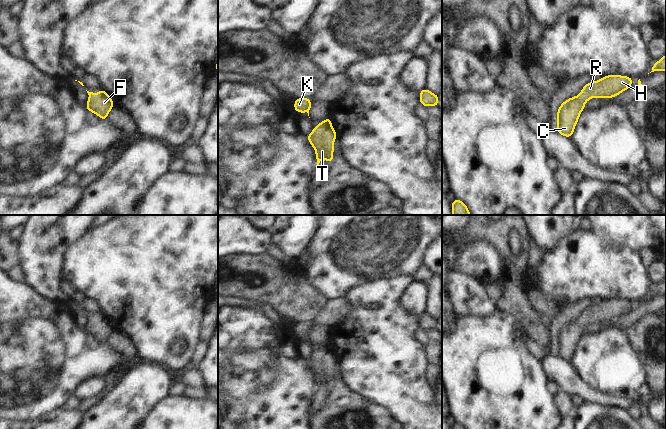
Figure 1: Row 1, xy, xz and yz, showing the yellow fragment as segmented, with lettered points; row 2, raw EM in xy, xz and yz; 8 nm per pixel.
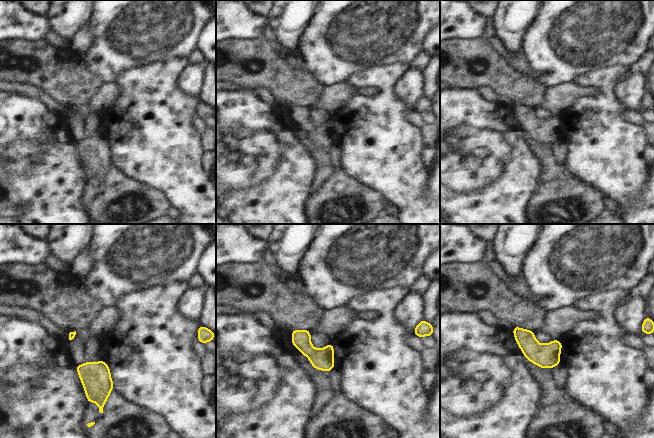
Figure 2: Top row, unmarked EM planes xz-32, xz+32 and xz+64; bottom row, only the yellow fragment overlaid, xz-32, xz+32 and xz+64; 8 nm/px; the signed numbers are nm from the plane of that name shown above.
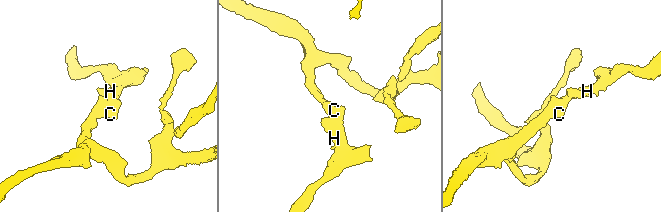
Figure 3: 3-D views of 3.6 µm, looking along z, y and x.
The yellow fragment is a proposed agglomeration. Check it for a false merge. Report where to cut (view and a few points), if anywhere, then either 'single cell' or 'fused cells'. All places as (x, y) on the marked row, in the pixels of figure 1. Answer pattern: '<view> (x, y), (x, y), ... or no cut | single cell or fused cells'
no cut | single cell

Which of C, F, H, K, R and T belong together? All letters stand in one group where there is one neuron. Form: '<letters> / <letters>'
C F H K R T

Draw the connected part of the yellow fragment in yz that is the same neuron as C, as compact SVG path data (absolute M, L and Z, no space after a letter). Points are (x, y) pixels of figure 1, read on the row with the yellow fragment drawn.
M609 75L599 81L587 83L578 96L566 100L558 108L557 132L571 138L587 100L593 97L616 97L627 90L632 82L632 78L627 76Z

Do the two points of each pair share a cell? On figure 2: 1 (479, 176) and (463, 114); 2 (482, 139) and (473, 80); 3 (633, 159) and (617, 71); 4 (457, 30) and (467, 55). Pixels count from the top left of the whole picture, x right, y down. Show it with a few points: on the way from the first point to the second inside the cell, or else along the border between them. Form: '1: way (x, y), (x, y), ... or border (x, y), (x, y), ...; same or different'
1: way (477, 161), (477, 156), (469, 148), (466, 129); same
2: border (458, 87), (468, 87), (476, 90); different
3: way (611, 137), (609, 135), (609, 93); same
4: border (484, 37), (450, 40); different

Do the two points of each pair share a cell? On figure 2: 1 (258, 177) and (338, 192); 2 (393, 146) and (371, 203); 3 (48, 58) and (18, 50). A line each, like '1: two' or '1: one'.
1: two
2: two
3: one

